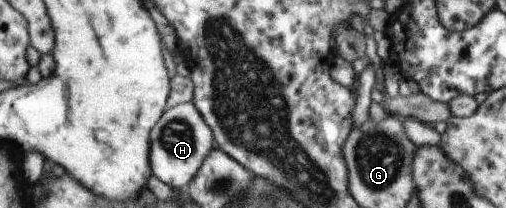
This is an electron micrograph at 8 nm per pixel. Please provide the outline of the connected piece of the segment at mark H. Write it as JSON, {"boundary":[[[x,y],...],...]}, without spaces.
{"boundary":[[[192,103],[168,107],[149,132],[147,161],[151,175],[174,190],[184,190],[213,147],[213,133]]]}

